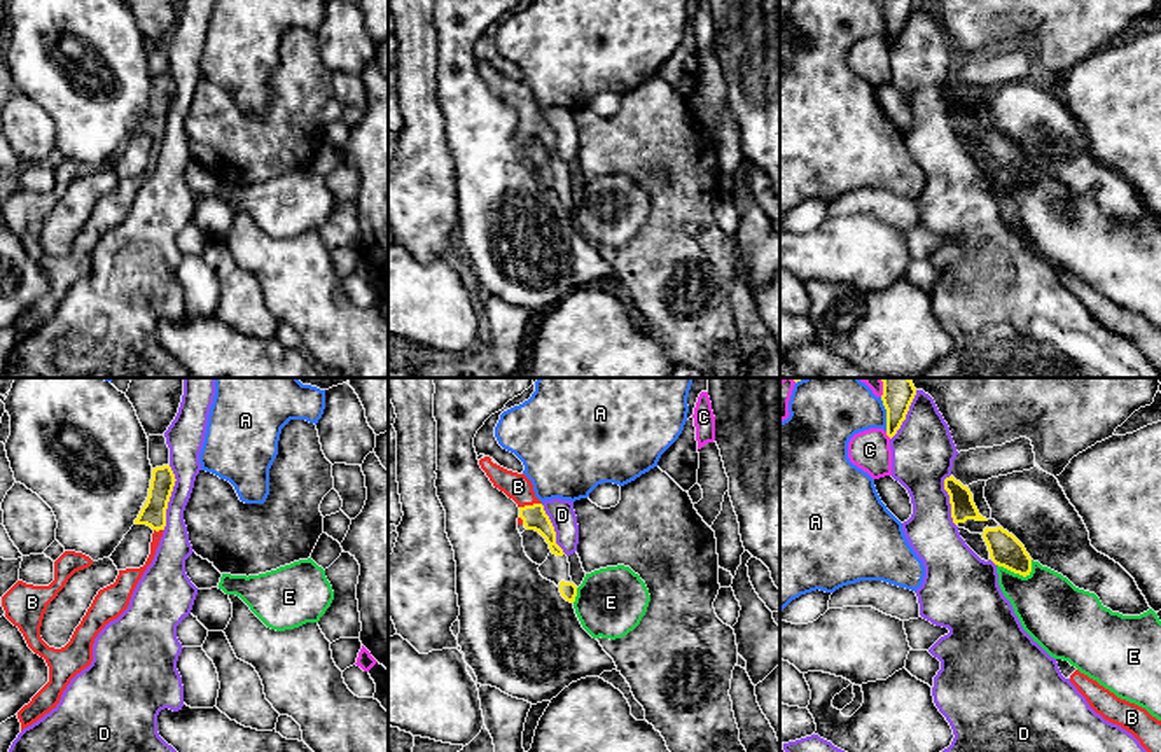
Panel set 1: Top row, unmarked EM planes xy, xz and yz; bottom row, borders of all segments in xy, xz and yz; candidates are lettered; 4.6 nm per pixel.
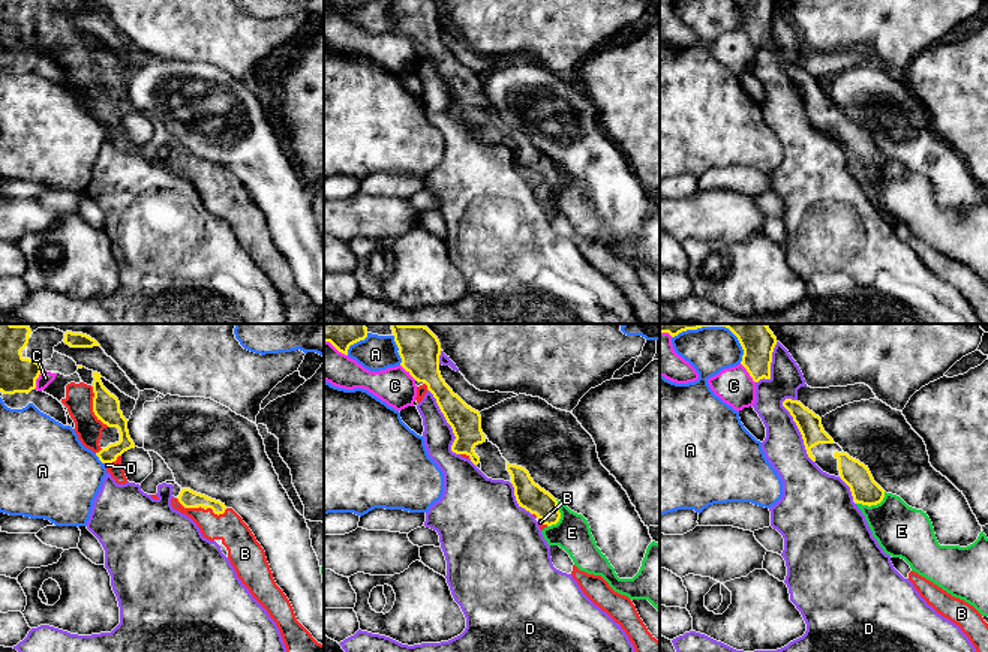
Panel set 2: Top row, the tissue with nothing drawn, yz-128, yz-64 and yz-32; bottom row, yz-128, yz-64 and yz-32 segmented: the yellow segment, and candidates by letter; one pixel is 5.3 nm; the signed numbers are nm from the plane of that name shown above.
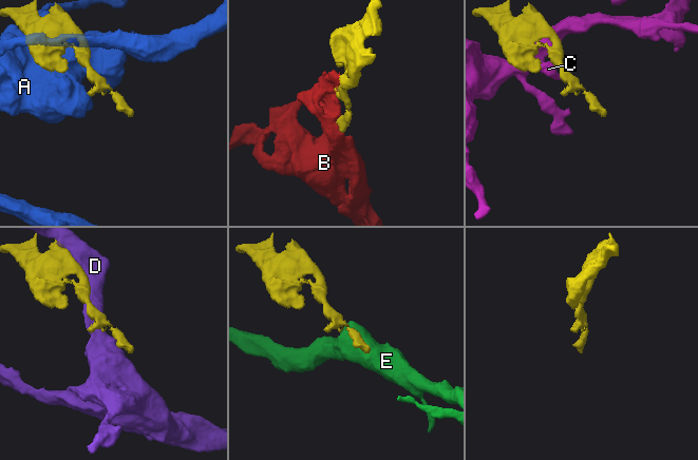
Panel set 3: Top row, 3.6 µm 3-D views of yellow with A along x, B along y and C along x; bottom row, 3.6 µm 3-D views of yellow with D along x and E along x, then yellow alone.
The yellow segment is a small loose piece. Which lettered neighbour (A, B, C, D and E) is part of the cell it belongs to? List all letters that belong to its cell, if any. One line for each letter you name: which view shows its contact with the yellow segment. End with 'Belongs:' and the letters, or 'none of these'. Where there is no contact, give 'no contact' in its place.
B: xz
Belongs: B

